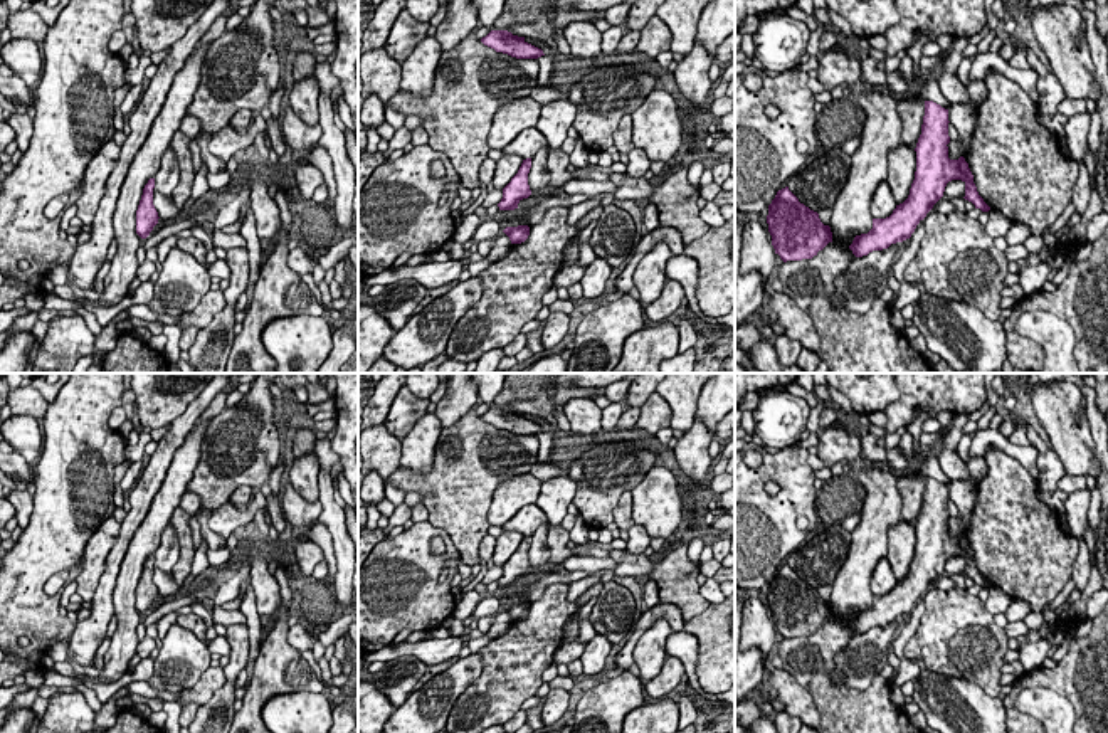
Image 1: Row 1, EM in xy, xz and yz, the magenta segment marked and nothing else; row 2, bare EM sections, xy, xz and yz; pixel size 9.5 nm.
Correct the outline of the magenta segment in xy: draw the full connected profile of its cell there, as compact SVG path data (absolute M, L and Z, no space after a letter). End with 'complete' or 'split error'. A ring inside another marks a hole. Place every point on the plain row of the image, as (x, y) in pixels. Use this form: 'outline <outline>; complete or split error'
outline M150 555L143 565L143 572L136 587L136 610L146 615L153 604L158 600L158 588L153 582L155 555Z; complete

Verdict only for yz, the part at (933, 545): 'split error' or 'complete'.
complete

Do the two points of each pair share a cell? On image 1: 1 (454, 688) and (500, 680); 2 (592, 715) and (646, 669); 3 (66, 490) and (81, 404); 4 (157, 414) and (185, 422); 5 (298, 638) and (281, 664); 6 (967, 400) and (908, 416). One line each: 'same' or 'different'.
1: different
2: different
3: same
4: different
5: different
6: same

